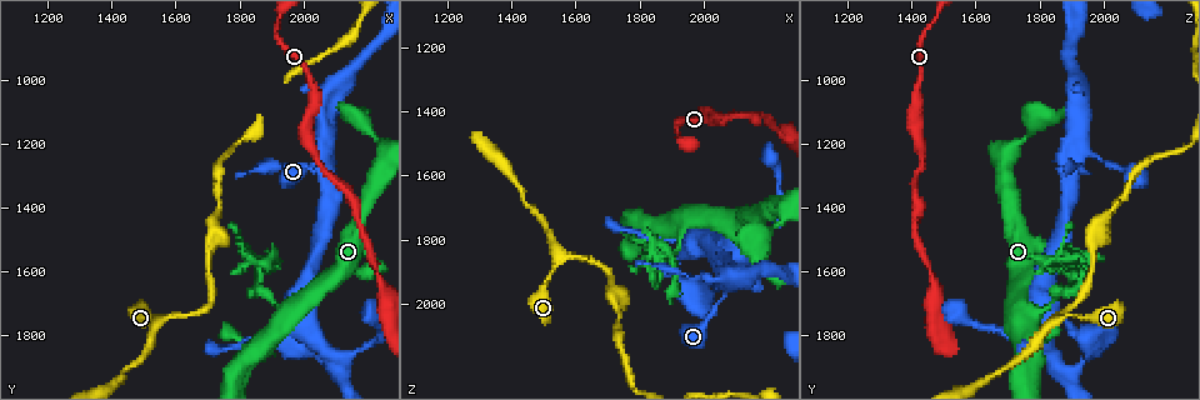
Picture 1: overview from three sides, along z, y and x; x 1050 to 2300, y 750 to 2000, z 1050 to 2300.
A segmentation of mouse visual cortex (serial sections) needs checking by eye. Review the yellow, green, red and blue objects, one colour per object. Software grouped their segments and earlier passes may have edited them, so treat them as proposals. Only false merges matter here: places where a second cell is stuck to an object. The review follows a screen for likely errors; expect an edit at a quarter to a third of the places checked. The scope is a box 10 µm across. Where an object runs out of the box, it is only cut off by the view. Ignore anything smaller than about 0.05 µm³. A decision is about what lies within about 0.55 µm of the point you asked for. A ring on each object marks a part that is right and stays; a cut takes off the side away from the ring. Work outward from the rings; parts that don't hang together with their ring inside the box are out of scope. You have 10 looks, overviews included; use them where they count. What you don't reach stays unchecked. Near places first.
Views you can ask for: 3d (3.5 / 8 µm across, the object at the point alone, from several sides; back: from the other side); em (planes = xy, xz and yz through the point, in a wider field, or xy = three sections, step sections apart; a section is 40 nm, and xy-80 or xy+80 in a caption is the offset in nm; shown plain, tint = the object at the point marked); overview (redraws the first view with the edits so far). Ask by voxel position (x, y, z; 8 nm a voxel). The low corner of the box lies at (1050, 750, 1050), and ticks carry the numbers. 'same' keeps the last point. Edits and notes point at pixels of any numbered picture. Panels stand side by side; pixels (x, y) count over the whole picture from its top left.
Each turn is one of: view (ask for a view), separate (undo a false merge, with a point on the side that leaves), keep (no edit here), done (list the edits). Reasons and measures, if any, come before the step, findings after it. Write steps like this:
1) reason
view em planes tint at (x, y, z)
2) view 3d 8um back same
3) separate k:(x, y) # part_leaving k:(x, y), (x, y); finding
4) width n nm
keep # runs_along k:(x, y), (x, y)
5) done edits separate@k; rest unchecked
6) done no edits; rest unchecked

thin neck
view 3d 3.5um at (1860, 1660, 1900)

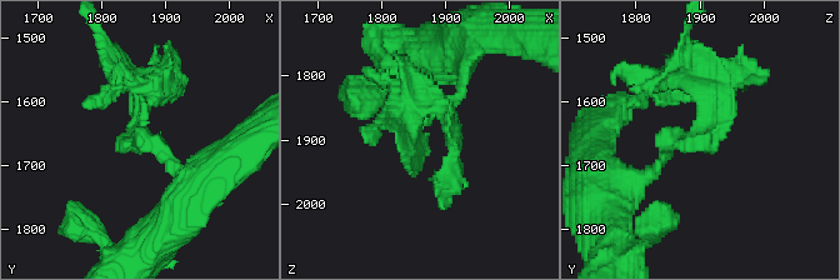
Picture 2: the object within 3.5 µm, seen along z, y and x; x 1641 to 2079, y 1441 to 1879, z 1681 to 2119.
view em planes tint at (1855, 1660, 1890)

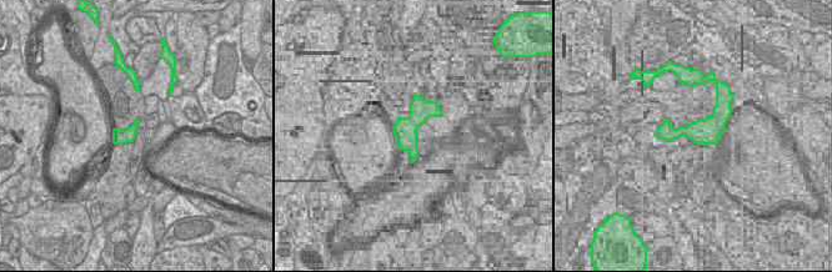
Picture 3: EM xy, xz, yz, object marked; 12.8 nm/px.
view em xy step 2 tint same

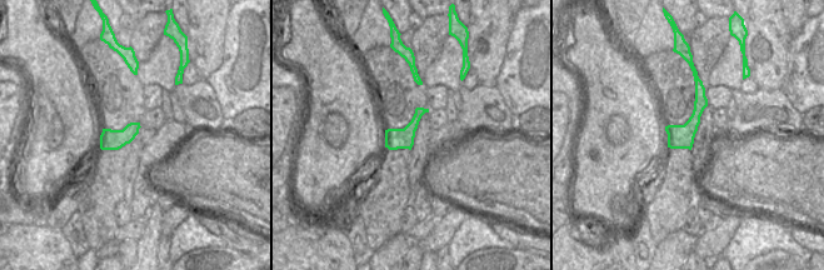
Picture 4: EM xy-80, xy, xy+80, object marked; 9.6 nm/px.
keep # continuous, no second cell

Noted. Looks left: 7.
view 3d 3.5um at (1540, 1750, 1860)

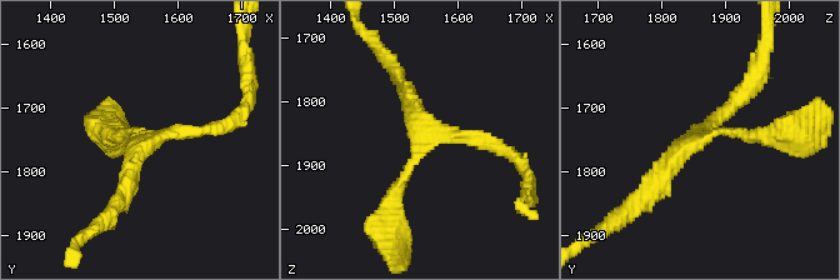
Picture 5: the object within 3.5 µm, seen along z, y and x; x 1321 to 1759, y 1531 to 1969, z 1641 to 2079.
arms 3; arm_widths 150, 200, 250 nm; shape alone is not enough
view em xy step 2 tint at (1545, 1745, 1865)

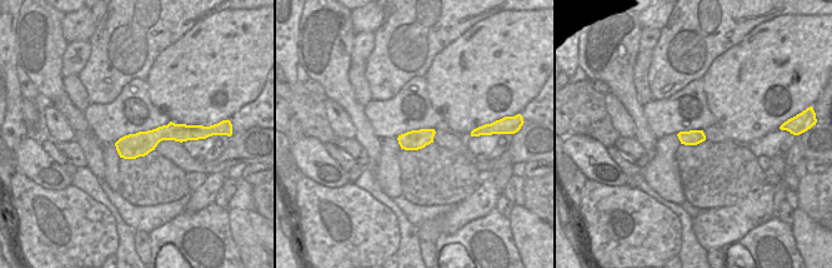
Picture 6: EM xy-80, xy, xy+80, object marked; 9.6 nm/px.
keep # runs_along 6:(189, 134), (160, 133), (119, 147); one cell here

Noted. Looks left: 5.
four or more arms meet
view 3d 8um at (2070, 1250, 1920)

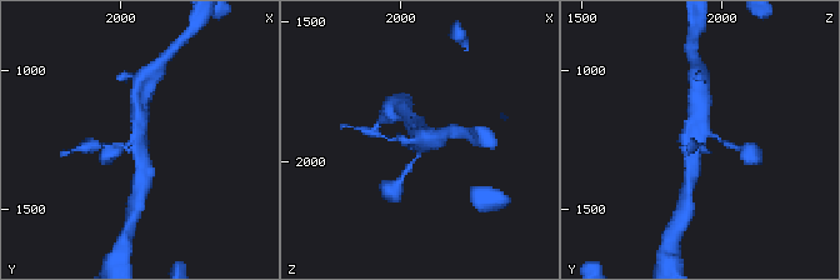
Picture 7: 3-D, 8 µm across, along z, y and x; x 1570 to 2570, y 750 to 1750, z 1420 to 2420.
need the tissue
view em planes tint same

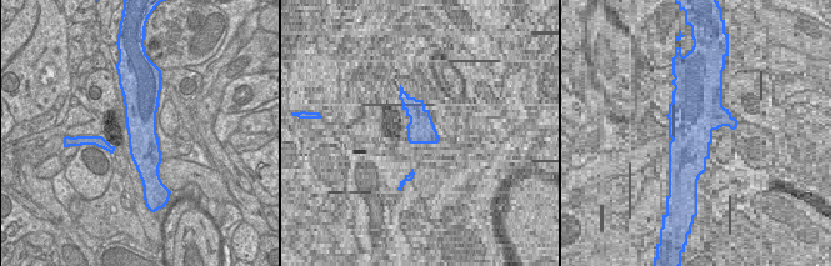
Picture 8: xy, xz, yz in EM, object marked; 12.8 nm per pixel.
separate 7:(95, 145) # part_leaving 7:(129, 150), (116, 143), (85, 148); a second cell is stuck on

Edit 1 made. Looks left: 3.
view overview

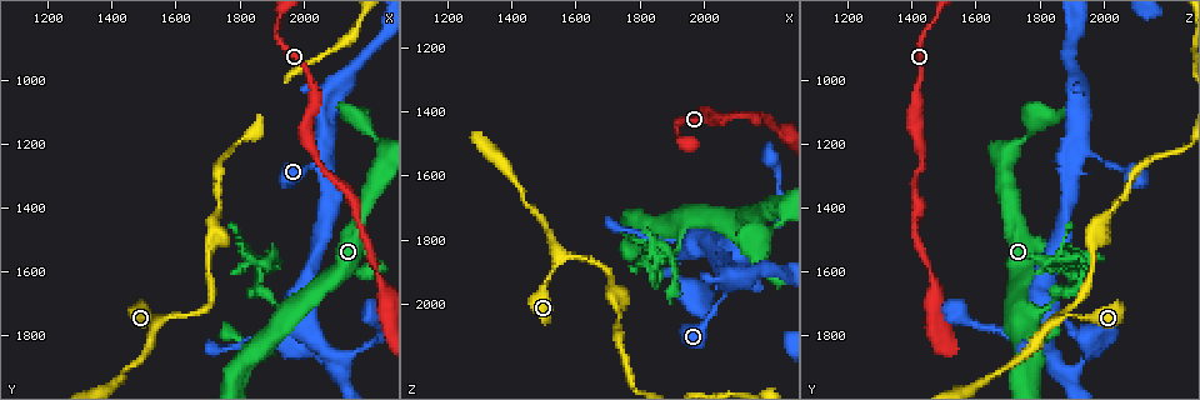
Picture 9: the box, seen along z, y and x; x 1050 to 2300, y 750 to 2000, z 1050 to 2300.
three arms meet
view 3d 8um at (2070, 1860, 1820)

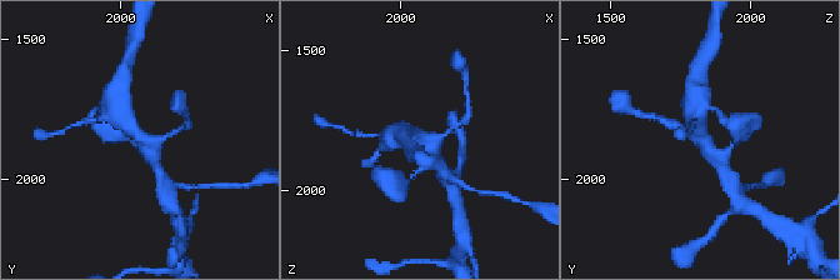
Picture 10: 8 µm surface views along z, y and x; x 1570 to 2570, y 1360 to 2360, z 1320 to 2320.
arms 3; arm_widths 200, 400, 600 nm; now the EM
view em planes tint same

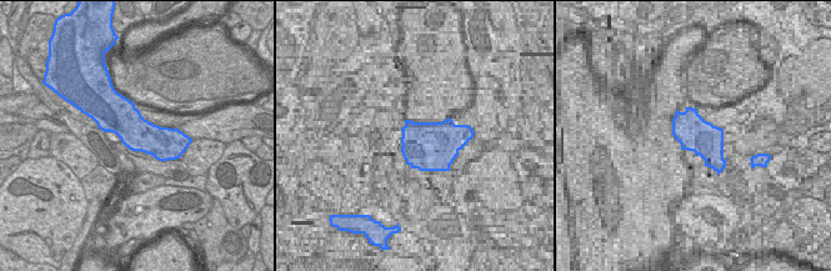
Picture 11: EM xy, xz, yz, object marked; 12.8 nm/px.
keep # runs_along 10:(693, 110), (698, 135), (725, 154); continuous, no second cell

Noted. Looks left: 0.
done edits separate@7; rest unchecked

